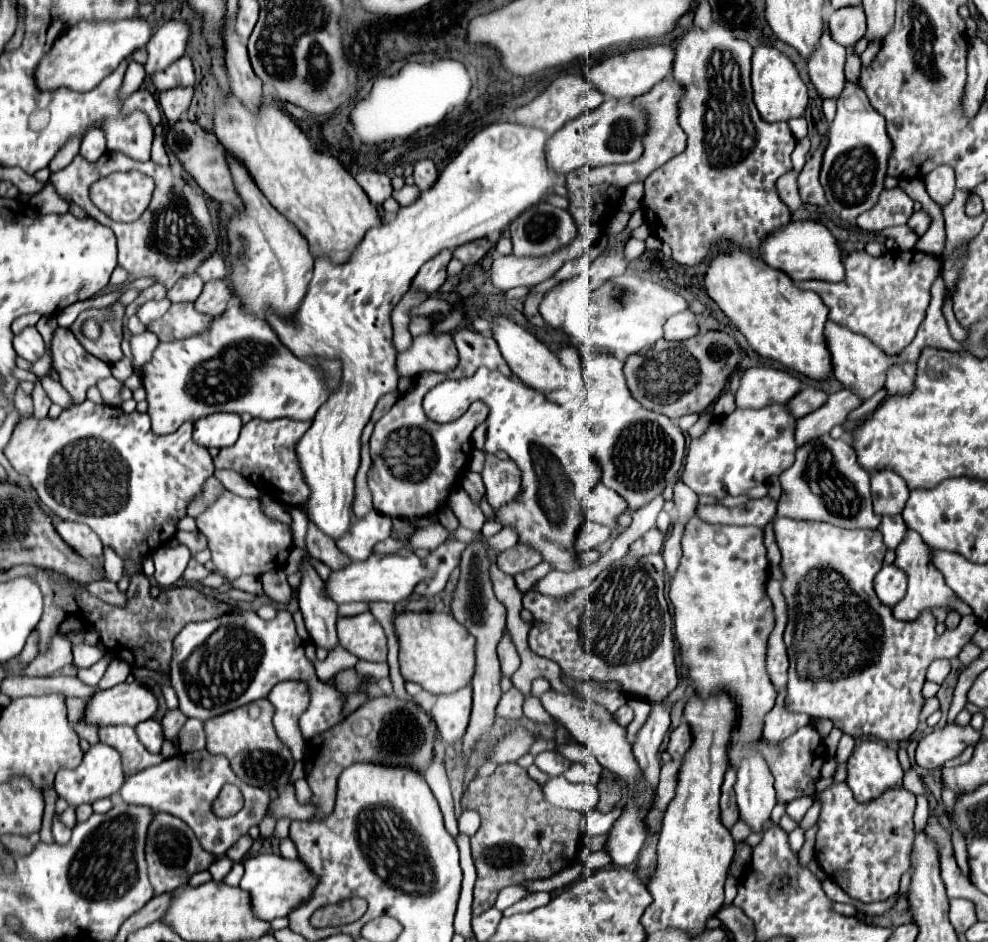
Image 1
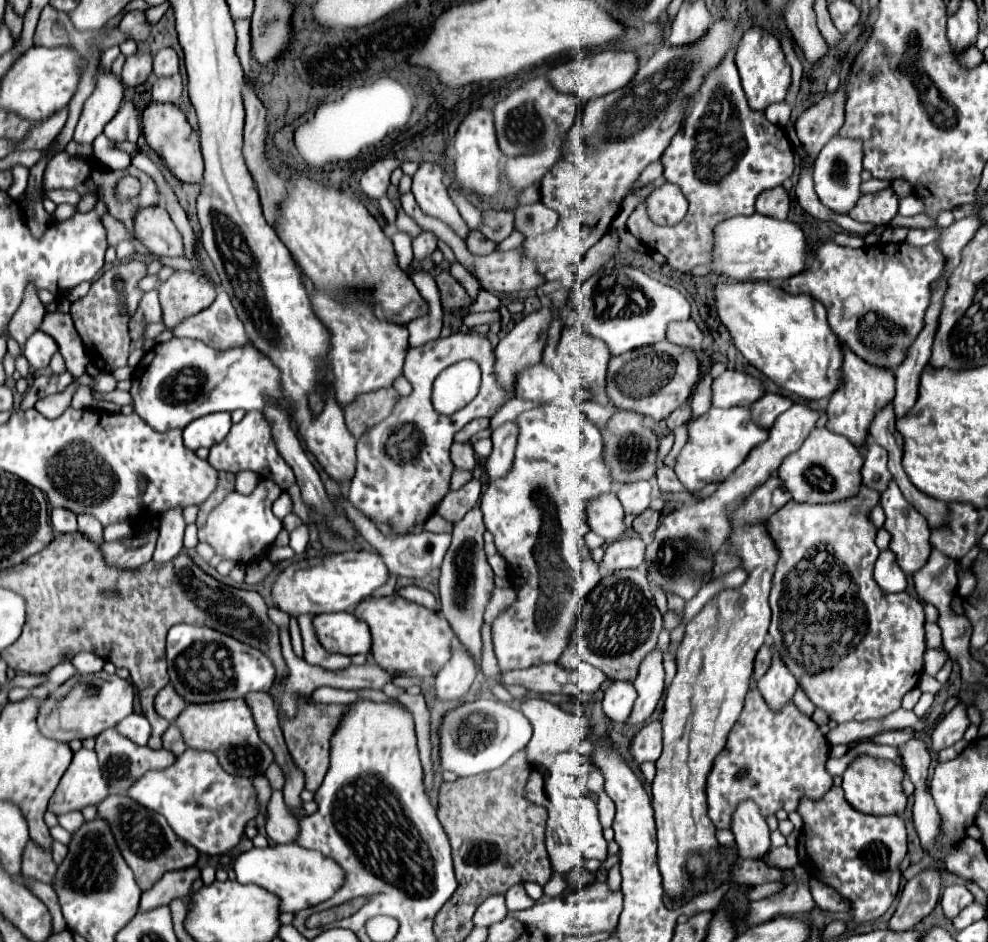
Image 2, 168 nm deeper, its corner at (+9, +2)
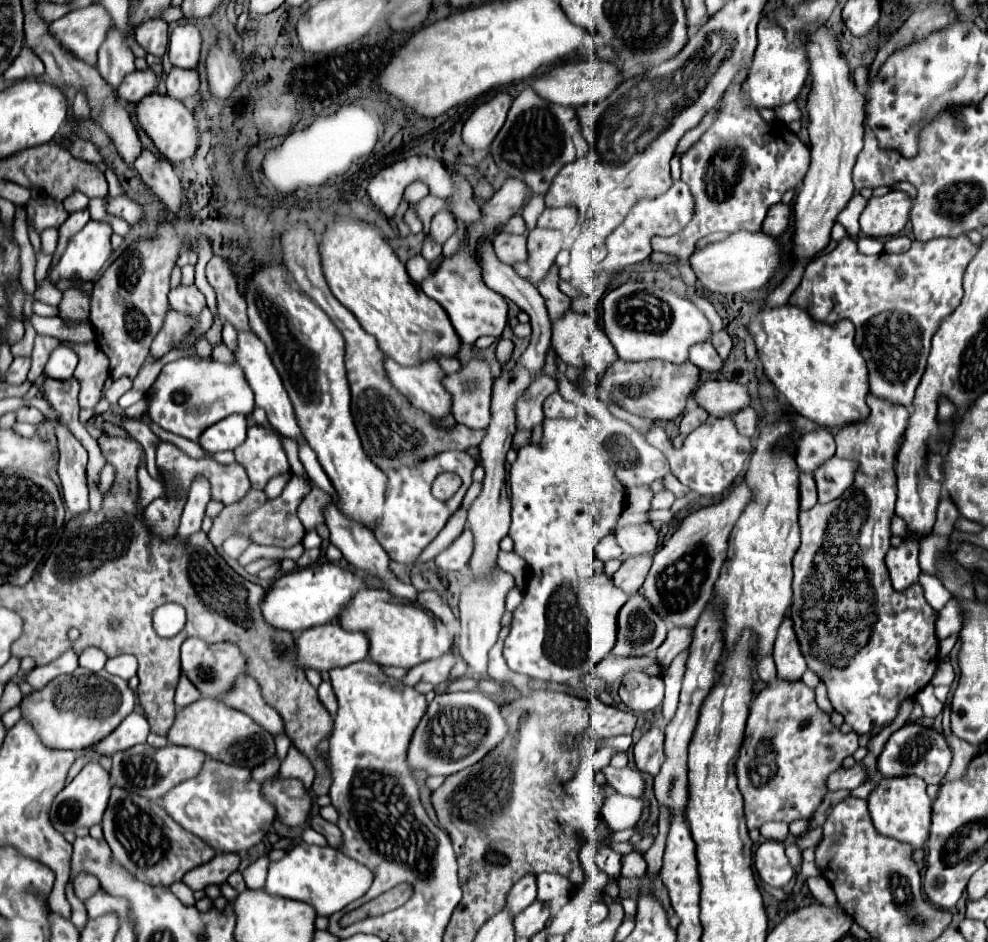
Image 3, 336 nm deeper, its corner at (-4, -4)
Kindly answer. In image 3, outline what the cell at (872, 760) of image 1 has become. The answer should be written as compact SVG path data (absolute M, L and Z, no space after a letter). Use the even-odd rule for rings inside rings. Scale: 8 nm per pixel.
M902 776L902 778L882 778L878 786L868 796L868 808L874 820L874 826L880 834L890 836L898 842L910 844L914 850L924 848L928 842L930 830L930 814L932 814L932 800L926 794L926 782L916 776Z

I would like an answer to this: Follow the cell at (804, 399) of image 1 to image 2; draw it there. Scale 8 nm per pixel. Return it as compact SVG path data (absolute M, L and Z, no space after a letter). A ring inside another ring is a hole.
M765 394L763 398L759 398L751 410L753 410L753 420L759 426L771 428L773 422L777 420L777 416L781 416L785 410L789 410L793 406L793 400L789 396L783 394Z

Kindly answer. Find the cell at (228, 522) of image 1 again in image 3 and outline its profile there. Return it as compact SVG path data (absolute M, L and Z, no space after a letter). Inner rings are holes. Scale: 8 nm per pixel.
M294 474L290 484L284 488L284 492L274 498L274 500L268 500L262 508L258 508L256 512L248 514L240 526L240 532L238 534L244 534L252 540L252 544L266 544L266 546L280 546L280 548L292 548L296 544L302 542L306 530L304 526L300 524L300 518L296 514L298 510L298 504L300 500L312 490L312 482L304 476L298 476Z

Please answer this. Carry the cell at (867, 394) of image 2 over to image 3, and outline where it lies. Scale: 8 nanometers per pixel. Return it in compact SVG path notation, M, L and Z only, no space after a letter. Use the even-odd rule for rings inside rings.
M872 394L868 396L868 406L872 412L866 420L840 428L836 434L836 456L858 462L852 486L842 494L844 498L836 498L828 504L816 504L814 508L800 512L802 544L792 562L794 596L790 608L794 632L802 646L808 668L826 682L828 698L834 710L844 716L844 722L850 724L856 734L890 724L898 714L900 700L914 696L916 690L922 690L938 668L938 638L934 634L938 614L926 602L922 586L908 588L908 592L896 592L884 564L892 538L890 522L896 502L896 452L910 414L906 408L890 404Z

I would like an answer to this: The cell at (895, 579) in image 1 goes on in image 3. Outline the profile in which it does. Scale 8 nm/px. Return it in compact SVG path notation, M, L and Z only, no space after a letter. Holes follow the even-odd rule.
M902 542L896 548L890 548L886 554L886 568L892 578L892 586L896 590L904 590L910 584L918 582L920 564L918 564L918 550L916 542Z

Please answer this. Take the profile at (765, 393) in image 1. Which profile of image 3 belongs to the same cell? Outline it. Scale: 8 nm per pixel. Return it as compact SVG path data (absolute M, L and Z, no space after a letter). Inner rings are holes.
M706 380L694 390L692 398L710 416L718 418L732 416L750 404L744 386L730 380Z

